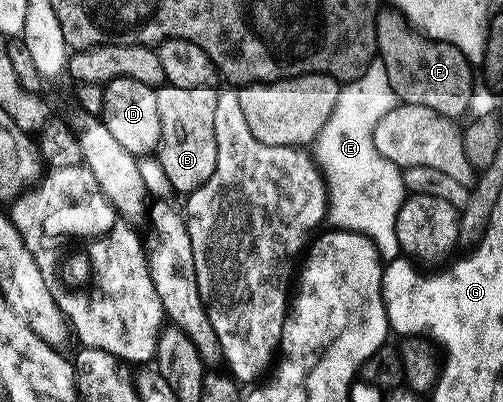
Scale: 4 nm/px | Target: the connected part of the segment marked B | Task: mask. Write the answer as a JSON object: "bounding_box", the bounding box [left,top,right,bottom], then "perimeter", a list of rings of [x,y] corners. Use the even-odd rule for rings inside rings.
{"bounding_box":[157,84,217,193],"perimeter":[[[167,84],[157,91],[157,108],[161,110],[163,138],[157,149],[157,159],[163,167],[167,181],[177,193],[195,192],[209,178],[217,166],[217,98],[214,87],[185,90],[181,86]]]}

